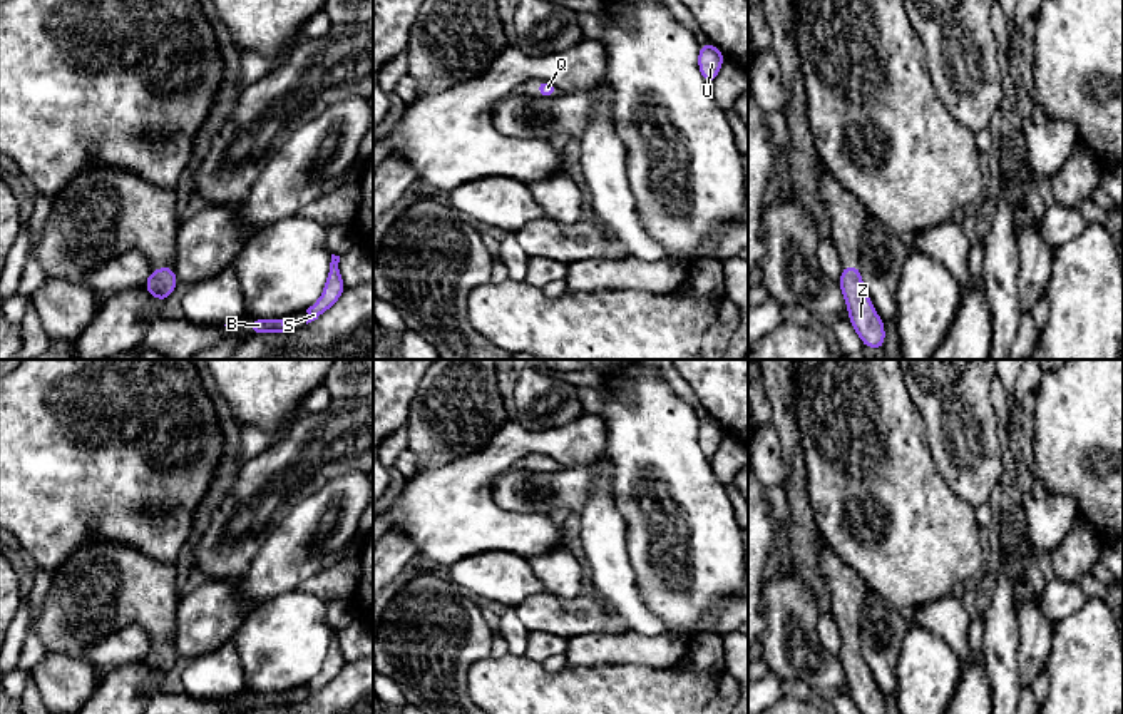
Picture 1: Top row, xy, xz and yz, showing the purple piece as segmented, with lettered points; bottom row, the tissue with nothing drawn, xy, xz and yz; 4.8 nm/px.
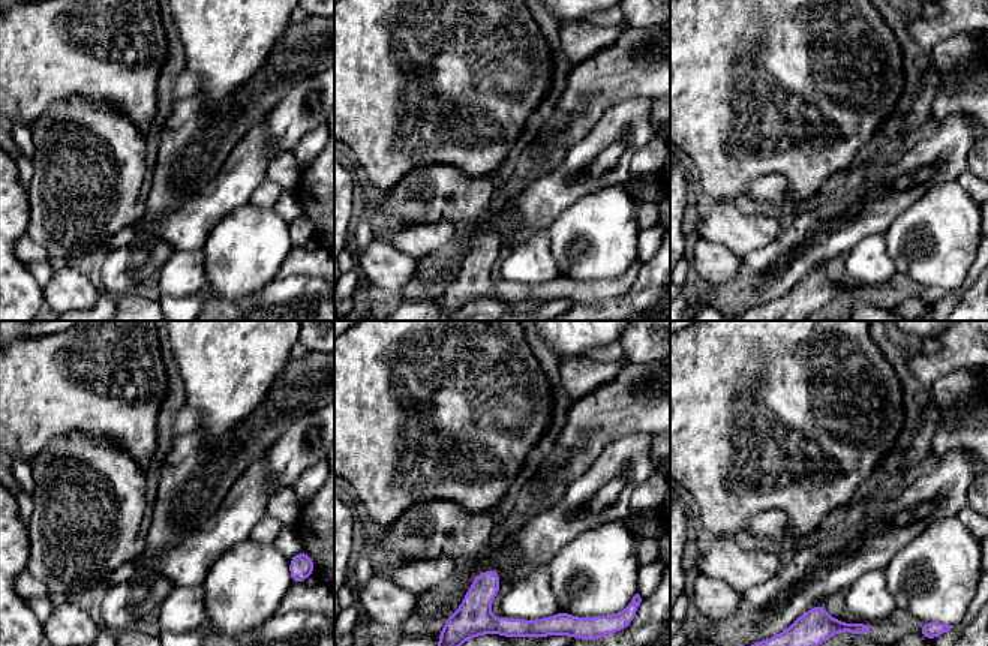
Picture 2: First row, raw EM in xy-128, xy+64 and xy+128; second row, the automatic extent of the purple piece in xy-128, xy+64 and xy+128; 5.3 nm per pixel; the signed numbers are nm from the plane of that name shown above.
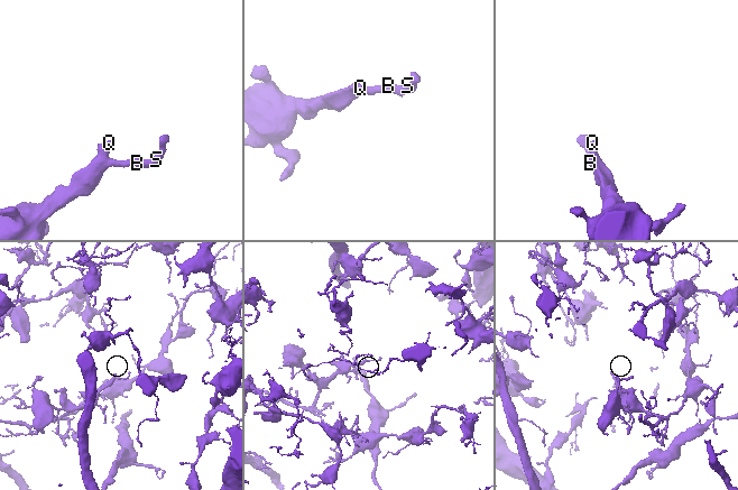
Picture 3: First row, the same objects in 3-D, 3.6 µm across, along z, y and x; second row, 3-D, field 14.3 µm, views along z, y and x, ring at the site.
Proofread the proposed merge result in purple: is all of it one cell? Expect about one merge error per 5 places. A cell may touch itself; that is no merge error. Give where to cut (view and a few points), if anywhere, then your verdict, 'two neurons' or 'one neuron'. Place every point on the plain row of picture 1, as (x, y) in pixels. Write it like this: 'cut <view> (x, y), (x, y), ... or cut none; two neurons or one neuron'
cut none; one neuron

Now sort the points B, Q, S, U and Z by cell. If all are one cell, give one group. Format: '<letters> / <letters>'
B Q S U Z

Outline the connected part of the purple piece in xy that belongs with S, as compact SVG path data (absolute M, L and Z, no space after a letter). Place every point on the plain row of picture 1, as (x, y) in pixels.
M331 629L328 652L323 662L323 667L318 676L315 676L308 684L308 697L318 694L323 687L326 687L345 667L346 660L343 659L340 649L340 630Z

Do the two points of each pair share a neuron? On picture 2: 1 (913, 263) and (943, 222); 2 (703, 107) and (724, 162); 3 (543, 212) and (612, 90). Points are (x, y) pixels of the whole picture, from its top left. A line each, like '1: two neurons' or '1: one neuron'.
1: one neuron
2: one neuron
3: two neurons

